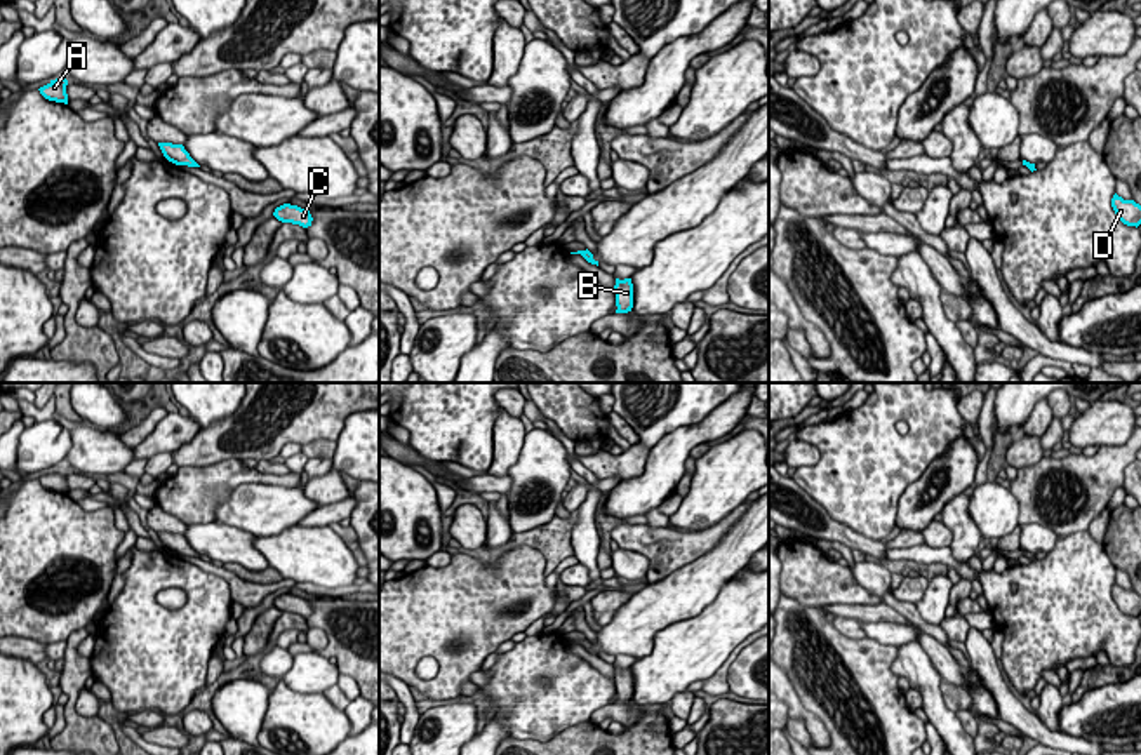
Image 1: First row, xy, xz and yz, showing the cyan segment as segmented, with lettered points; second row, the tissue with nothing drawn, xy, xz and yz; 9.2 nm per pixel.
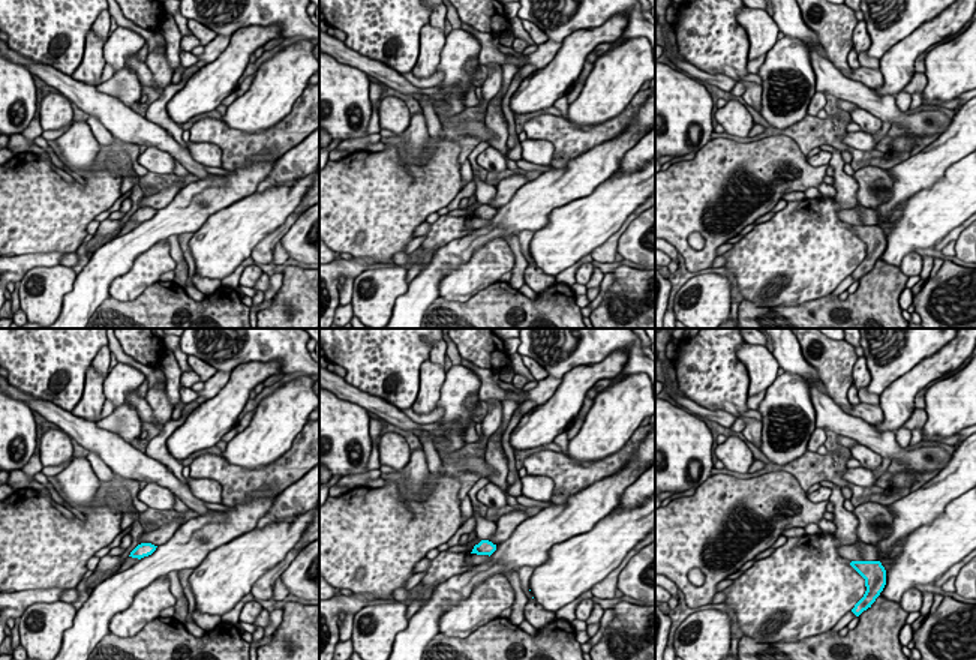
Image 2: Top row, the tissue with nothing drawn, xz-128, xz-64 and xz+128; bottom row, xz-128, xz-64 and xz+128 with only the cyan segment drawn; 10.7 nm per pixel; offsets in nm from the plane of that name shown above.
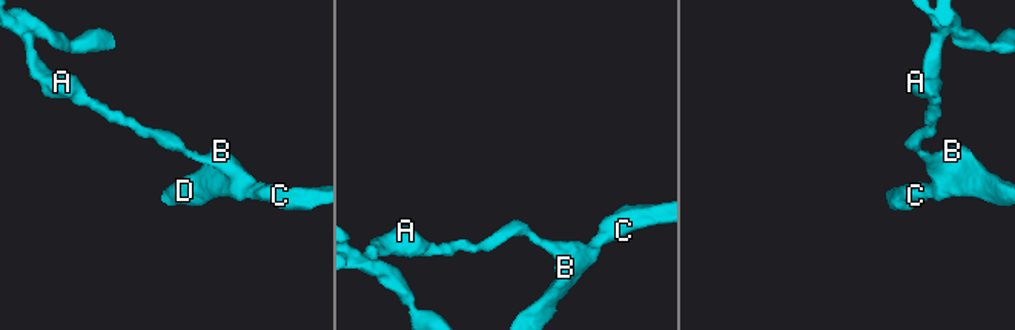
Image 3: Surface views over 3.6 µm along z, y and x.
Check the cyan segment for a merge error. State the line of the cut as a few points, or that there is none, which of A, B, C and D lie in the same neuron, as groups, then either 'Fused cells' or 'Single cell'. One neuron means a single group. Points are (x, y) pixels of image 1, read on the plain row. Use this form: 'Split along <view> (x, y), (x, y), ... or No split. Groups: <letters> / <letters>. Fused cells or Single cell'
Split along xz (585, 641), (581, 644). Groups: A / B C D. Fused cells

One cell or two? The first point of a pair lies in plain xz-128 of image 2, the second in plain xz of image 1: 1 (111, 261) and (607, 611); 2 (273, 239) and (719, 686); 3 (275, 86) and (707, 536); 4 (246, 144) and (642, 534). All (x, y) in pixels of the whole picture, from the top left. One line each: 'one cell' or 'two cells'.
1: two cells
2: one cell
3: two cells
4: one cell

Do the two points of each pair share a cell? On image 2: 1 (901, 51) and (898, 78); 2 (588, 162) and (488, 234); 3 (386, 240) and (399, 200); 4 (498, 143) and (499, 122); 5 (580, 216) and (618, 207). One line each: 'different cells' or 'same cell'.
1: same cell
2: same cell
3: same cell
4: same cell
5: same cell

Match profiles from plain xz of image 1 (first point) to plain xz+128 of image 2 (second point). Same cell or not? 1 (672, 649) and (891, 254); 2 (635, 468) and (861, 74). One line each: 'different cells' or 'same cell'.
1: same cell
2: same cell

